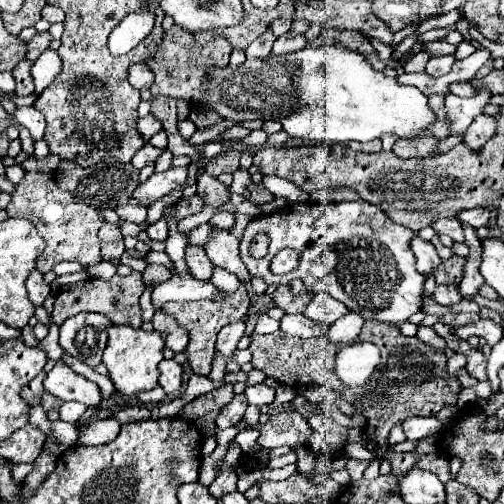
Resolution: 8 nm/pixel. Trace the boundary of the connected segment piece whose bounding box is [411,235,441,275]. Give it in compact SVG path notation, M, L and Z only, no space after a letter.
M417 235L411 239L411 251L417 257L417 271L423 273L423 275L429 275L429 269L433 269L433 265L441 263L435 247L429 241L423 241Z

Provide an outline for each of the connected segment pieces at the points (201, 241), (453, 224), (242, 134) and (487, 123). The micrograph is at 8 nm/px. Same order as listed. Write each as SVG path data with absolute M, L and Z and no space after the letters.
M205 223L205 225L189 231L189 241L195 245L205 245L205 241L211 237L211 233L213 233L213 225Z
M451 217L451 219L437 219L431 225L439 235L449 235L453 241L465 241L463 239L463 225Z
M235 124L227 129L222 135L221 138L226 141L237 141L245 138L250 134L250 130L244 128L240 124Z
M477 115L475 121L469 125L467 135L465 135L465 145L471 149L481 149L497 131L497 121L489 115Z

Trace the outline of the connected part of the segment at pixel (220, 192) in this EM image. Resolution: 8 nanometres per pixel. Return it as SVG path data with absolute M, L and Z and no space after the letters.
M203 173L197 179L197 195L201 195L201 199L205 201L207 207L221 207L223 203L229 201L231 191L217 177Z

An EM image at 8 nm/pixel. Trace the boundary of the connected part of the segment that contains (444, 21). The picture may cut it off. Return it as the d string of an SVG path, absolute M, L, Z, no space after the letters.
M452 10L446 15L442 15L441 17L429 19L427 21L422 22L419 28L417 29L416 33L418 35L421 35L434 28L444 28L452 26L460 19L460 17L460 10Z

